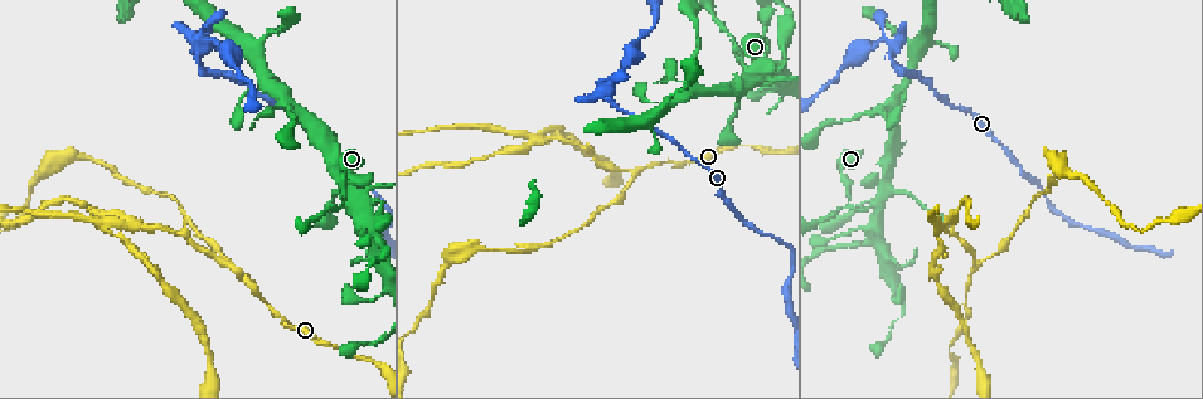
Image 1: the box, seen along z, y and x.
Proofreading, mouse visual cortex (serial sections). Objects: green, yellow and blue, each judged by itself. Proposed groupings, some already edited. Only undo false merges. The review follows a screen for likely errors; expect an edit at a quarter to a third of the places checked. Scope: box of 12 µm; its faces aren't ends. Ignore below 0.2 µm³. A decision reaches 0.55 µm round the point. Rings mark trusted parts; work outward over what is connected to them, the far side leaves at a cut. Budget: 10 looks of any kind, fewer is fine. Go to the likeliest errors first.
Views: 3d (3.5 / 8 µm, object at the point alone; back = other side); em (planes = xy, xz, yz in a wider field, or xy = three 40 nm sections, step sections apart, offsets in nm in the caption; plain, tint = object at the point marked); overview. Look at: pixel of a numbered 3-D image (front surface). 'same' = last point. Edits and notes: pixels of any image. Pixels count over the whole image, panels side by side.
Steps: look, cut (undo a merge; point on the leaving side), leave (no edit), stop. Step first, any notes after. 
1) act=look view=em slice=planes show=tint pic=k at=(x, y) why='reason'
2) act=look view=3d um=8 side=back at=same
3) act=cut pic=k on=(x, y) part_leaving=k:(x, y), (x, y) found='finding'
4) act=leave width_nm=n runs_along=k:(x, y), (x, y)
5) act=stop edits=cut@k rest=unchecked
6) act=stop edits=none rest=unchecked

act=look view=3d um=3.5 pic=1 at=(978, 267) why='thin neck'

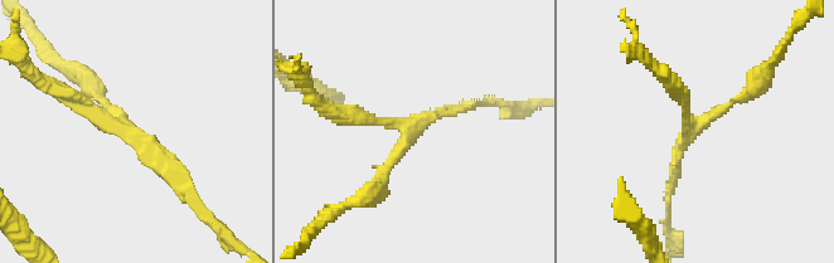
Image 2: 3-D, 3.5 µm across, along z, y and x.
act=look view=em slice=planes show=tint pic=2 at=(694, 130) why='now the EM'

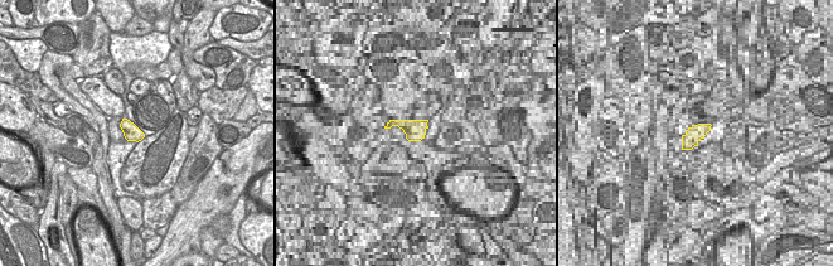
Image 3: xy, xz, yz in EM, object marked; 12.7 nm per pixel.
act=leave runs_along=2:(184, 186), (141, 136), (52, 86) found='one cell here'

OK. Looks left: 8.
act=look view=3d um=3.5 pic=1 at=(540, 139) why='arms run side by side'

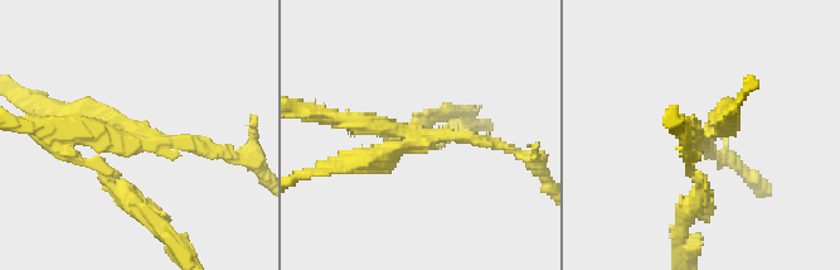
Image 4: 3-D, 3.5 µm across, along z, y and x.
act=cut pic=4 on=(87, 141) arms=4 arm_widths_nm=150,150,250,300 part_leaving=4:(703, 141), (686, 154), (699, 192) found='two cells meet here'

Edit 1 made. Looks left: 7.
act=look view=3d um=3.5 pic=1 at=(849, 207) why='calibre changes'

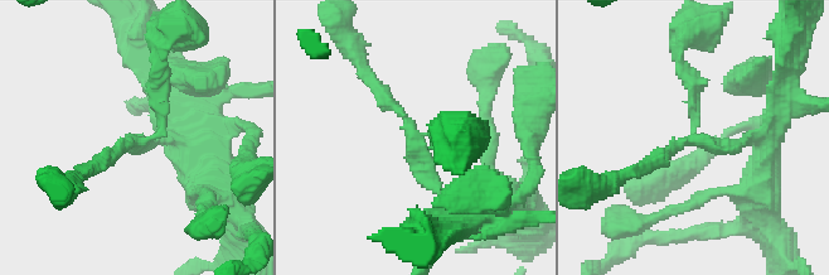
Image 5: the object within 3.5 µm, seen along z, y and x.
act=look view=em slice=planes show=tint pic=5 at=(697, 139) why='now the EM'

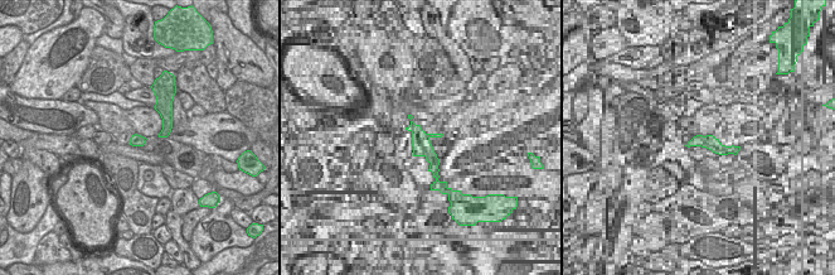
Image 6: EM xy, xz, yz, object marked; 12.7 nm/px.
act=leave runs_along=5:(683, 68), (693, 138), (760, 134) found='one cell here'

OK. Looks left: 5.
act=look view=3d um=8 pic=1 at=(478, 251) why='thick turns thin'

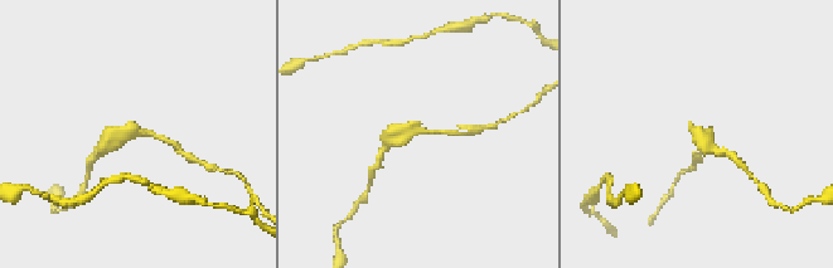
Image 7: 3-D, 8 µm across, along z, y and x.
act=look view=em slice=xy step=1 show=tint pic=7 at=(131, 132) arm_widths_nm=150,450

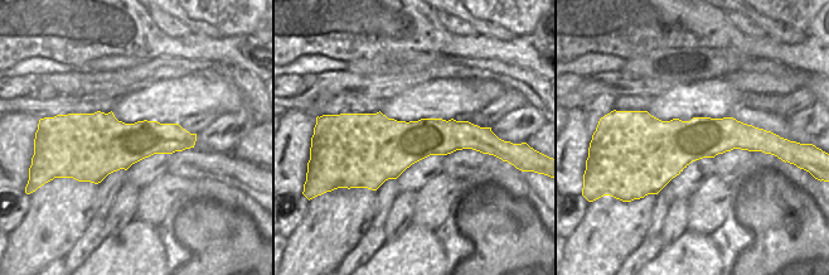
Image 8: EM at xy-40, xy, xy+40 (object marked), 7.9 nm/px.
act=leave runs_along=7:(453, 132), (410, 131), (387, 145) found='continuous, no second cell'

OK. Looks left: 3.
act=stop edits=cut@4 rest=unchecked

